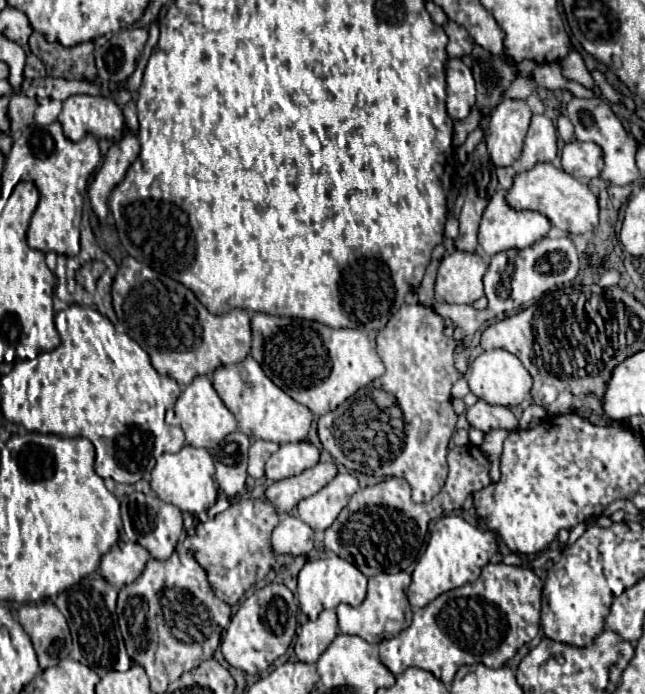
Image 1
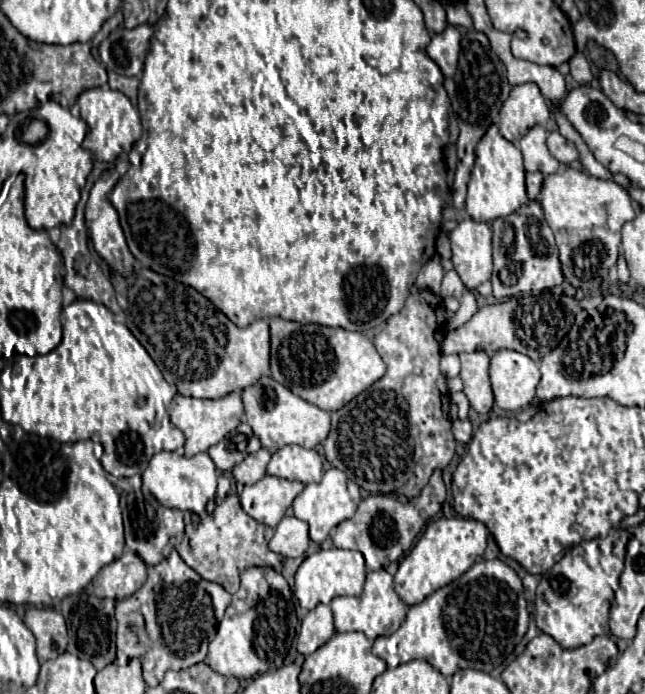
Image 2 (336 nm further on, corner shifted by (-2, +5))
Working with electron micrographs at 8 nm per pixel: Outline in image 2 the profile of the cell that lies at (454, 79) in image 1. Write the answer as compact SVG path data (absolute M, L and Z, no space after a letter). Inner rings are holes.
M447 26L445 32L435 34L431 44L427 46L427 54L437 62L437 66L441 68L441 72L447 78L453 78L455 70L457 70L457 62L459 62L459 44L461 36L457 32L455 26Z

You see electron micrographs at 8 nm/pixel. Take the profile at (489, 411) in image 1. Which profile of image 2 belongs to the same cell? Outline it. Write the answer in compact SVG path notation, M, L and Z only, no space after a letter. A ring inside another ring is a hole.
M463 352L461 358L461 380L465 384L465 396L479 414L489 414L493 408L493 390L489 384L489 356L485 352Z

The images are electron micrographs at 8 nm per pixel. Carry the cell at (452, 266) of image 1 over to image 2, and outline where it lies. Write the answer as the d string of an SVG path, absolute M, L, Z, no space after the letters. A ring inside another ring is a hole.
M471 218L459 220L457 228L449 234L451 240L451 260L461 278L461 282L475 290L479 284L491 278L493 258L491 258L491 228L483 222Z

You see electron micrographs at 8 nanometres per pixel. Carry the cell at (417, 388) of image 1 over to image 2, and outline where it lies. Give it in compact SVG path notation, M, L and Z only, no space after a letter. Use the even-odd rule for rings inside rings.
M431 290L411 294L405 308L387 320L385 328L375 336L375 348L387 364L387 372L373 386L355 396L341 410L331 412L331 432L323 442L325 458L345 472L357 486L371 494L405 494L417 496L429 482L433 470L445 468L455 456L455 438L449 420L449 390L439 370L441 362L441 334L437 324L437 312L433 304L441 304Z

